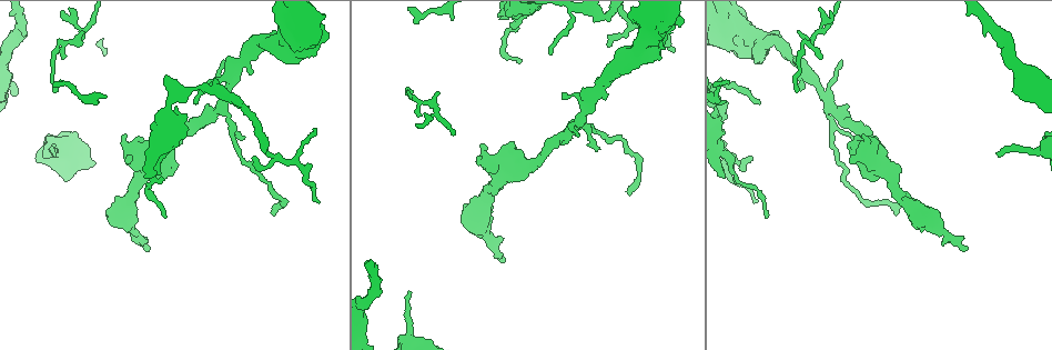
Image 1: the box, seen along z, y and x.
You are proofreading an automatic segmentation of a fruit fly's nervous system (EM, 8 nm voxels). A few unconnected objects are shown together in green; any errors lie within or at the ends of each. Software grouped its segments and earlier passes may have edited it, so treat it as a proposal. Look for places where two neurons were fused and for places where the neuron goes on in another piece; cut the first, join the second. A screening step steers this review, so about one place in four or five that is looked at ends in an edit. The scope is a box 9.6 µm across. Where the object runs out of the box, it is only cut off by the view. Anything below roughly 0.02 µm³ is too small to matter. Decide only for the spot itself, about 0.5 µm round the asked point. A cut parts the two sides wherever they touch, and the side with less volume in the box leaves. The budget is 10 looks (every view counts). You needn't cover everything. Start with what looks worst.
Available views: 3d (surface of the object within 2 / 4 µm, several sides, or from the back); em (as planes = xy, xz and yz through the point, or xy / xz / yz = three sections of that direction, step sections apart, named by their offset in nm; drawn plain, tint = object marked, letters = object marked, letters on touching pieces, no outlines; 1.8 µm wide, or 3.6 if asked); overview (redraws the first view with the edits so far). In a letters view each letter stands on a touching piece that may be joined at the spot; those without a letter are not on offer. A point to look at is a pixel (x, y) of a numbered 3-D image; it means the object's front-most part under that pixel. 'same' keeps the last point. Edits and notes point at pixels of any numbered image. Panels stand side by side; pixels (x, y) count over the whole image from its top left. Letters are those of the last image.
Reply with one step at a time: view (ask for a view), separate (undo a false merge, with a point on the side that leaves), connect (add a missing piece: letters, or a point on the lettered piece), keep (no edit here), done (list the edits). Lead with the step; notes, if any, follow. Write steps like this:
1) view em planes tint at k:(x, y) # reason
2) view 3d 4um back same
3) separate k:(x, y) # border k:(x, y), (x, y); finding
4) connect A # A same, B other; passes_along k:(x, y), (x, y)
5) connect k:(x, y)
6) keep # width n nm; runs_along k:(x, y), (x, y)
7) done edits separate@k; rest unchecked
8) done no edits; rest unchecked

view 3d 4um back at 1:(221, 106) # thick turns thin

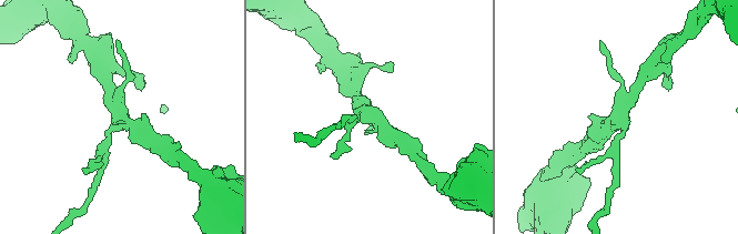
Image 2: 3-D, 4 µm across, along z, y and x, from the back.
view em planes letters at 2:(367, 114)

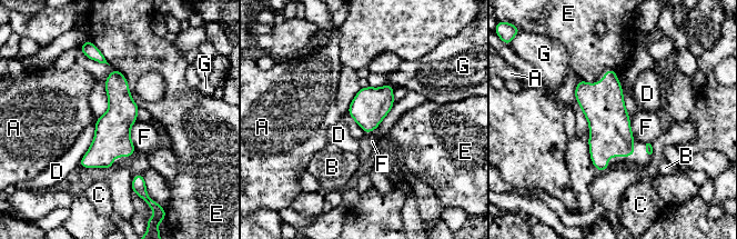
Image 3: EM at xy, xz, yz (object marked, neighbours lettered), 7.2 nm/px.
keep # longest_contact E 360 nm; A other, B other, C other, D other, E other, F other, G other; all the same neuron

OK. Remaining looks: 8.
view em 3.6um planes plain at 1:(273, 212) # end of a long branch

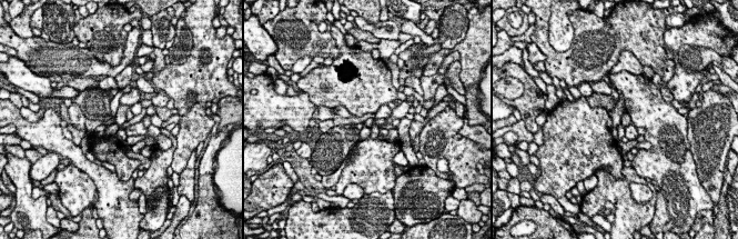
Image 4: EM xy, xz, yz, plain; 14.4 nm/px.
view em 3.6um planes letters same

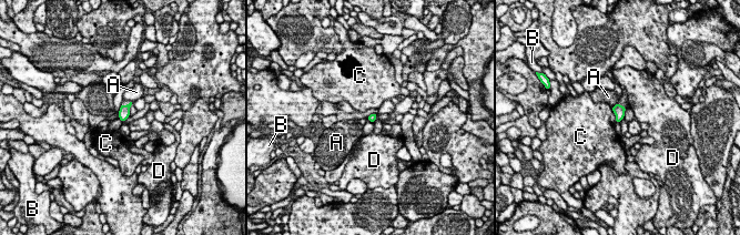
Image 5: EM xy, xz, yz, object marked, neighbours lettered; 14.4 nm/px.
keep # longest_contact A 130 nm; A other, B other, C other, D other; border 5:(610, 108), (612, 111); none of them fits

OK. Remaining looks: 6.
view em xz step 16 tint at 1:(53, 155) # thin end

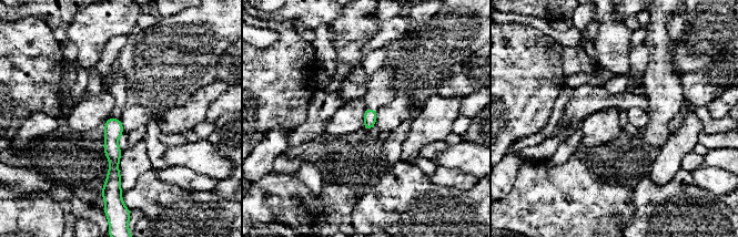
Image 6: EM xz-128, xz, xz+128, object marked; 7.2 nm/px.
view em planes letters same # cut it another way

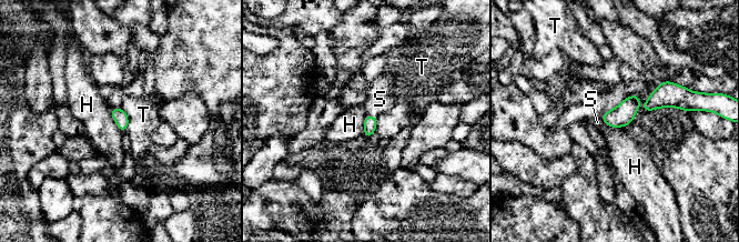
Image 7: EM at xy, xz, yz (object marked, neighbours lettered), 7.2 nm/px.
connect S # H other, S same, T other; passes_along 7:(370, 122), (372, 117), (380, 99); the neuron continues

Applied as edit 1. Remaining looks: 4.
view 3d 2um at 1:(821, 58) # thin end

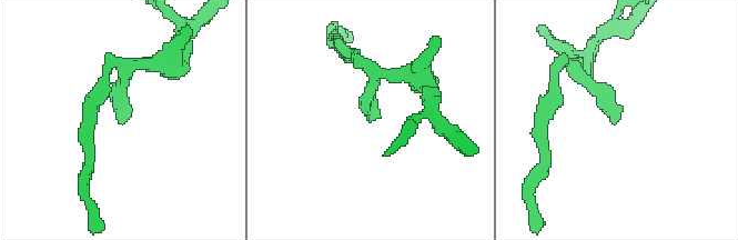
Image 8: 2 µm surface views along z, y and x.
view em planes tint at 8:(119, 122) # need the tissue

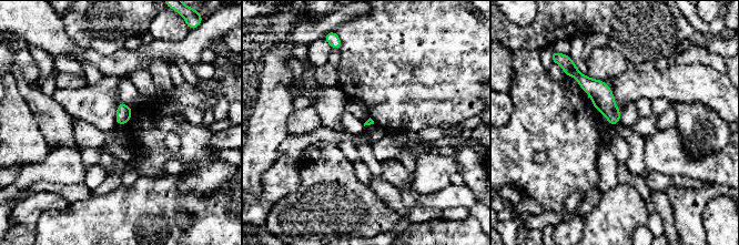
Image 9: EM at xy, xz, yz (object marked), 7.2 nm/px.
view em planes letters same # what lies round it

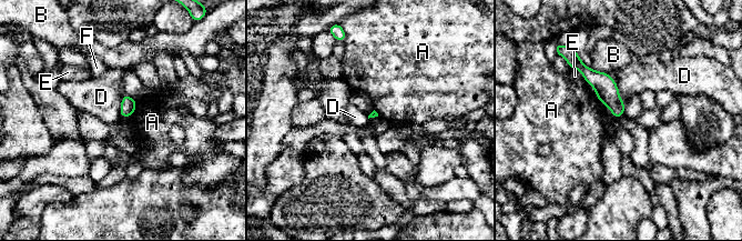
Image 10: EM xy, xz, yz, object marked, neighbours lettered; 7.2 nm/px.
keep # A other, B other, D other, E other, F other; runs_along 10:(579, 64), (608, 93), (619, 113); no lettered piece goes on from it

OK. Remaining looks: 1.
done edits connect@7; rest unchecked

